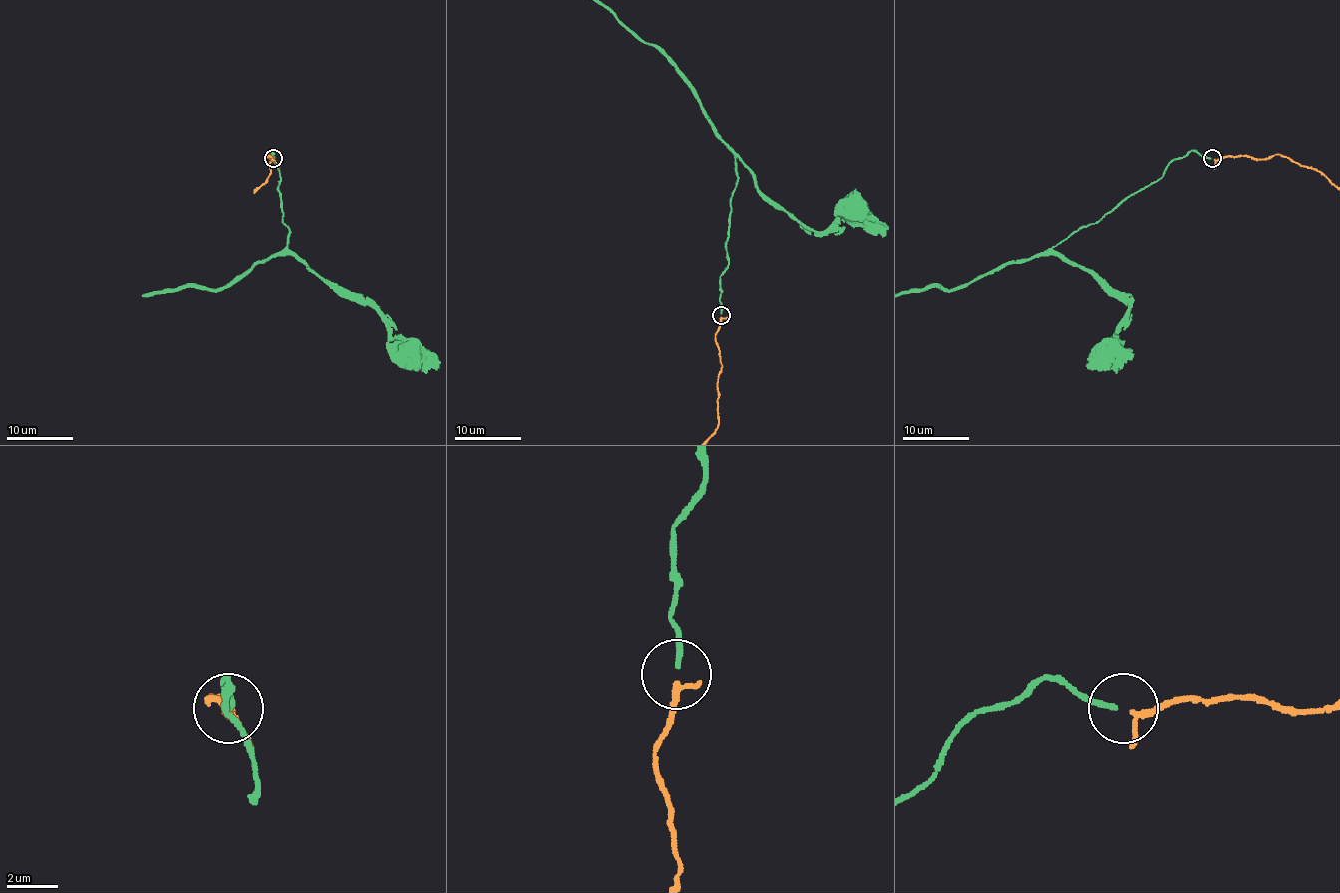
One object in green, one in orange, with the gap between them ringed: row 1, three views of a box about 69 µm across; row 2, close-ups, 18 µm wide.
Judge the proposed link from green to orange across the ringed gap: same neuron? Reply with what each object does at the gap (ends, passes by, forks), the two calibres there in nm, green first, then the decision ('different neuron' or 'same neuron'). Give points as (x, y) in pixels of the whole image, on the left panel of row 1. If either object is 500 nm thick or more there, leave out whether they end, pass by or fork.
green ends | orange passes by | 200/180 nm | same neuron

